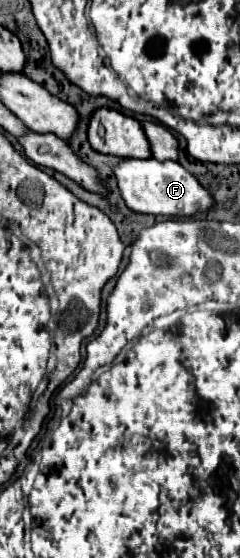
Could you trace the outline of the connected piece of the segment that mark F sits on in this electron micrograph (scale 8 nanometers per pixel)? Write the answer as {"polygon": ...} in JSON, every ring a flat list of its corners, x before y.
{"polygon":[[127,158,127,160,121,160,113,168,113,172,117,176,119,190,121,190,125,204,135,212,189,218,189,216,207,212,215,206,215,200,209,194,209,190,205,190,197,182,197,178,191,172,187,172,179,162,173,162,173,160,159,162,155,158,149,158,149,160]]}

